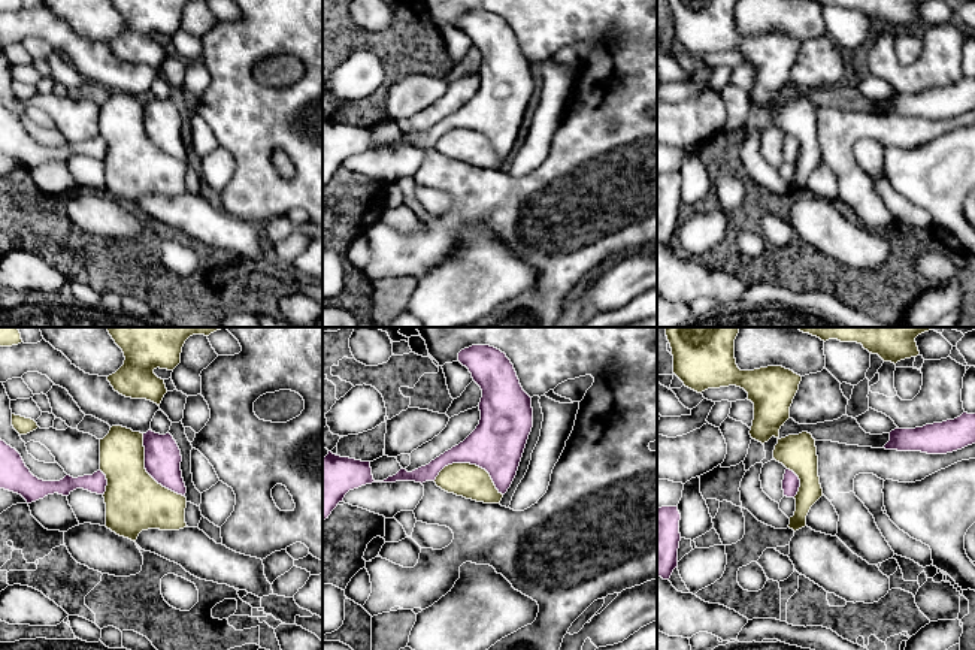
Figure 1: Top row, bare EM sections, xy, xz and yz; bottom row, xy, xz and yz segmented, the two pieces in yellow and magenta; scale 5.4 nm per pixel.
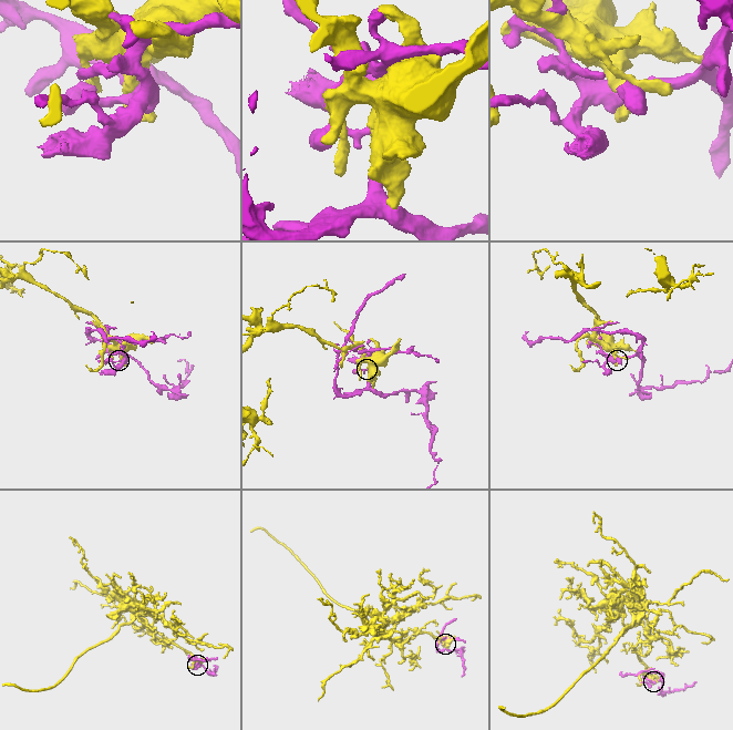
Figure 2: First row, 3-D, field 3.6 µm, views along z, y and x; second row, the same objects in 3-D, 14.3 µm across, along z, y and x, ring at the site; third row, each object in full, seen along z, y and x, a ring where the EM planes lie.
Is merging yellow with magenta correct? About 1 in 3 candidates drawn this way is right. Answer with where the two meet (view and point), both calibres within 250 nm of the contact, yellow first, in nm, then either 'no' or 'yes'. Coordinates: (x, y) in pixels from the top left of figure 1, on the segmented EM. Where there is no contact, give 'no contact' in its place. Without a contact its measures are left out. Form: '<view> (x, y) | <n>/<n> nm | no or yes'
xz (469, 463) | 190/280 nm | no

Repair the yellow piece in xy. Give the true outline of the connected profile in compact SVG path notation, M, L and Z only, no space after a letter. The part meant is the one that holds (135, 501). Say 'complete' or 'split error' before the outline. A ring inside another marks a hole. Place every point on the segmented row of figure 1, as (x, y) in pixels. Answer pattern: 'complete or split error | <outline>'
complete | M112 426L109 433L100 439L100 471L108 480L103 495L106 504L105 526L116 535L136 542L142 530L179 530L187 527L187 498L158 484L145 469L143 433Z

